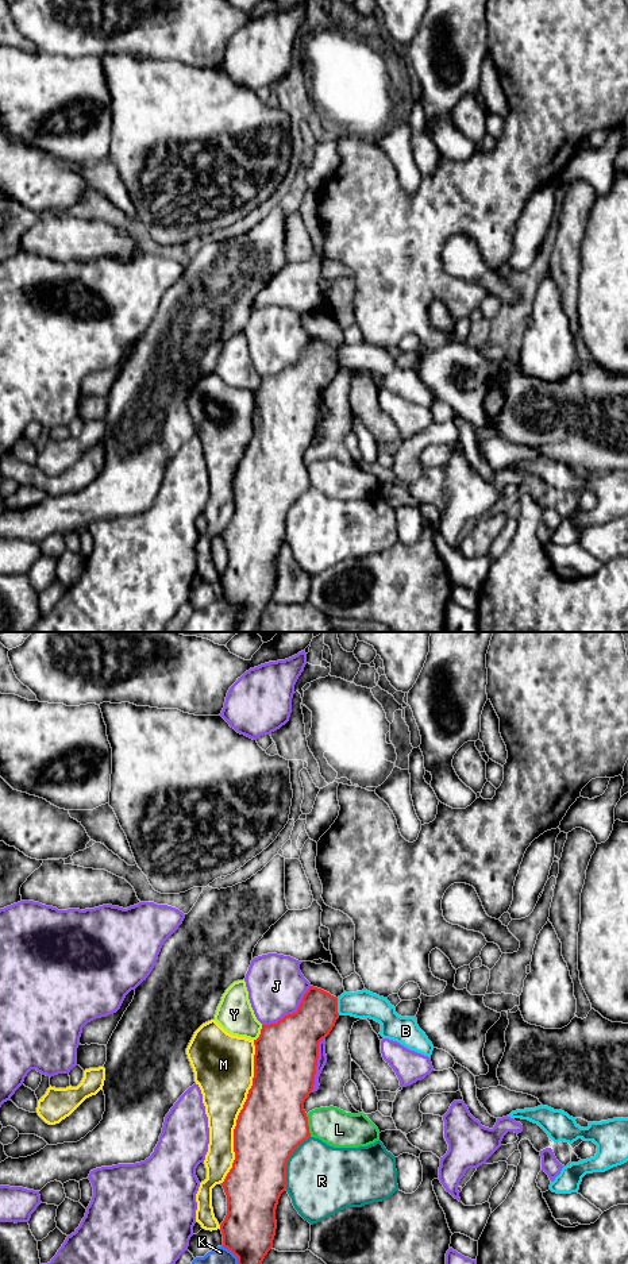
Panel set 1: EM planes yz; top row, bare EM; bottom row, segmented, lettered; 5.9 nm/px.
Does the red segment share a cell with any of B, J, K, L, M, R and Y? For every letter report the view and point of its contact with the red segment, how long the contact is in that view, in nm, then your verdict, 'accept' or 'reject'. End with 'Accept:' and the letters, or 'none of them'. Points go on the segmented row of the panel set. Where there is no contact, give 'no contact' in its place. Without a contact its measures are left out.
B: contact yz (336, 1006); length 110 nm; reject
J: contact yz (291, 1014); length 380 nm; reject
K: contact yz (232, 1252); length 150 nm; reject
L: contact yz (307, 1125); length 140 nm; reject
M: contact yz (241, 1112); length 900 nm; reject
R: contact yz (286, 1162); length 360 nm; reject
Y: contact yz (261, 1033); length 110 nm; reject
Accept: none of them

